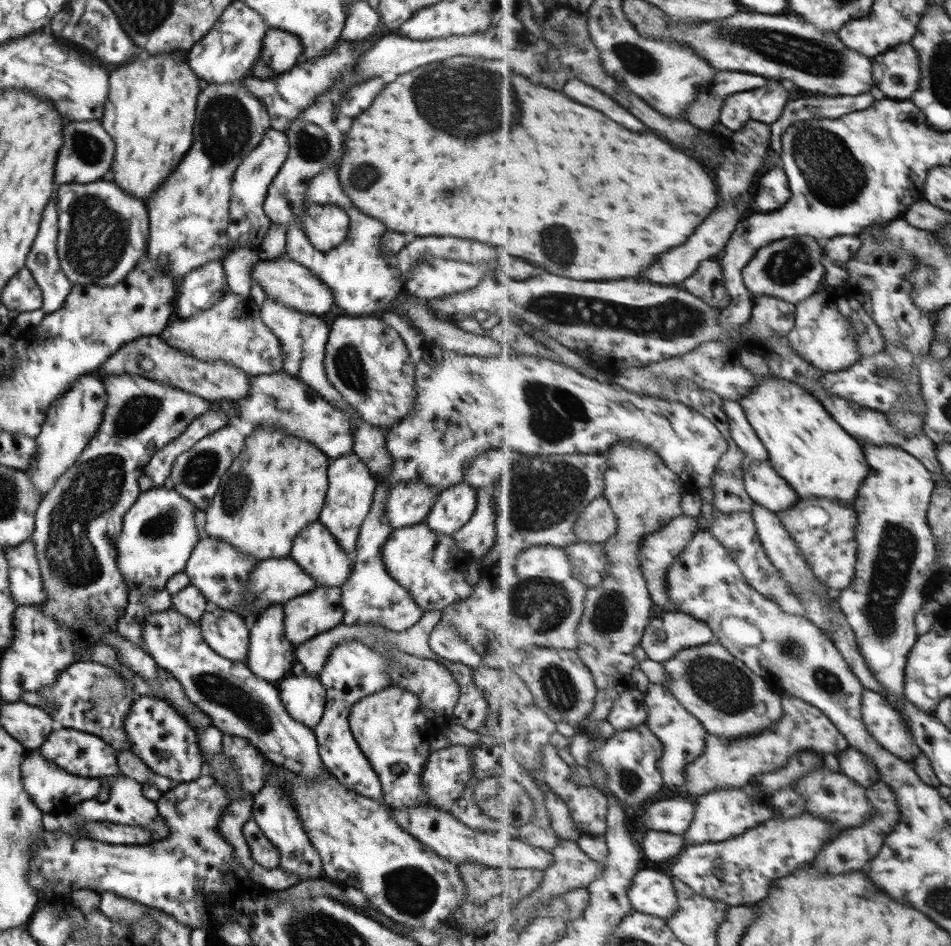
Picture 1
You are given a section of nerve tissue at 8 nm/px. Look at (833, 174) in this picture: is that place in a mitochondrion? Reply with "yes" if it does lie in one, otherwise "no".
yes

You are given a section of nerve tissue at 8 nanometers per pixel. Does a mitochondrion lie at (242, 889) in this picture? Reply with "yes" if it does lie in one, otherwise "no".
no

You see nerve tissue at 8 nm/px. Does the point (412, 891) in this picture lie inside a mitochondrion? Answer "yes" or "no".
yes

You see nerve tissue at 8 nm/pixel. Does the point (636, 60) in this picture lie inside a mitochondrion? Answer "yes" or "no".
yes

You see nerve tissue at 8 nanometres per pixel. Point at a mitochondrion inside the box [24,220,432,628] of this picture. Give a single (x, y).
(95, 488)

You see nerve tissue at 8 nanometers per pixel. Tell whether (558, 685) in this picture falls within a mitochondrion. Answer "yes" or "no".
yes

